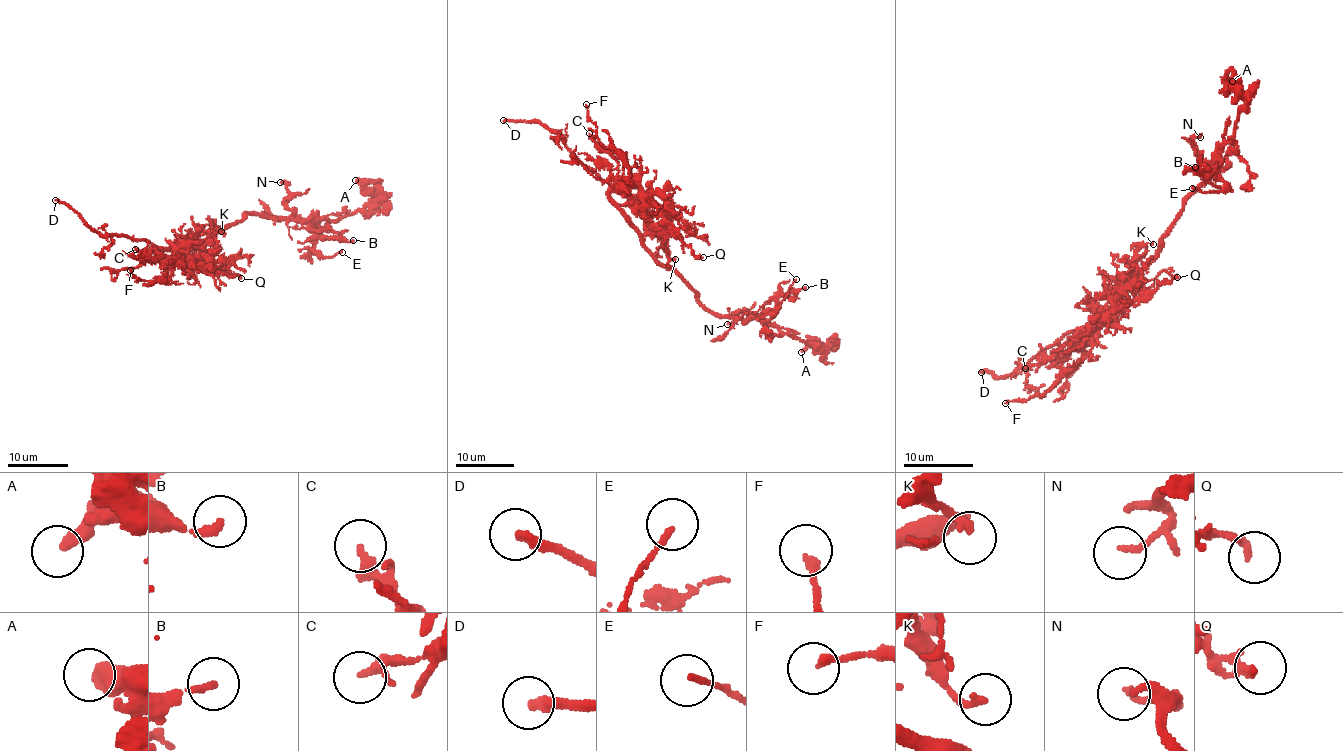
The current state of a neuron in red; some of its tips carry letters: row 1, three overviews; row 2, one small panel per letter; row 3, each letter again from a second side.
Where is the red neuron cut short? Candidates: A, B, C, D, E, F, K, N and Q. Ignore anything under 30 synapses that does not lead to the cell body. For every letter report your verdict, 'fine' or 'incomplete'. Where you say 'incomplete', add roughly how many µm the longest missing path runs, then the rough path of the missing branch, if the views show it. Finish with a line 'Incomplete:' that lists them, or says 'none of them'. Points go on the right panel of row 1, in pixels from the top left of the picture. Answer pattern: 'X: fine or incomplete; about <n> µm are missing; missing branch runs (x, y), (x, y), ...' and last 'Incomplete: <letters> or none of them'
A: fine
B: fine
C: fine
D: incomplete; about 25 µm are missing; missing branch runs (981, 372), (988, 372), (992, 378), (999, 373), (1010, 377), (1015, 387), (1024, 393), (1030, 386)
E: fine
F: fine
K: fine
N: fine
Q: fine
Incomplete: D

